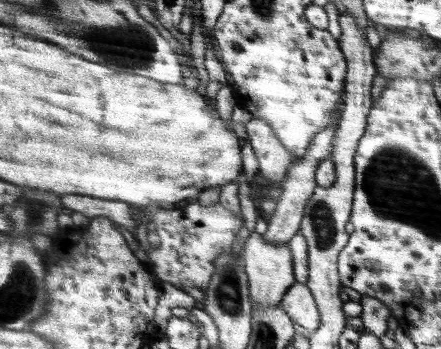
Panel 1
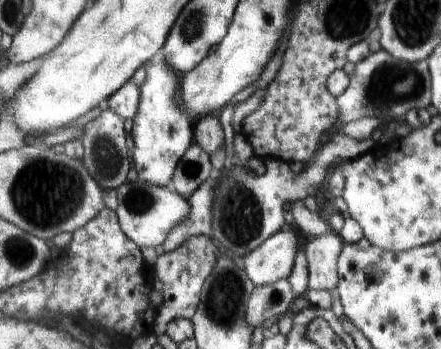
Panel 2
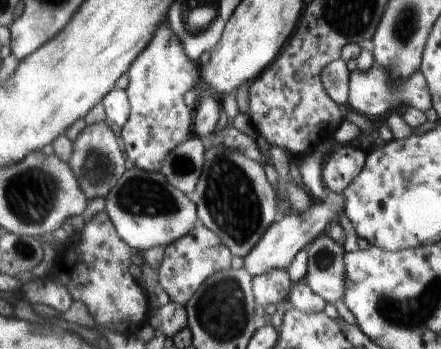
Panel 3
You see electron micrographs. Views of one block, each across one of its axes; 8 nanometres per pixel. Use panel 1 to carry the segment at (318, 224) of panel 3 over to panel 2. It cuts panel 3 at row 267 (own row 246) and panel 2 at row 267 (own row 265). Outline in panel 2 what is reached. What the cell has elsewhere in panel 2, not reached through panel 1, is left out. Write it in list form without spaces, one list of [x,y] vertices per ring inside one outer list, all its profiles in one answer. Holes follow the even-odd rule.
[[[283,228],[245,258],[245,270],[255,286],[289,280],[299,258],[299,230]]]

